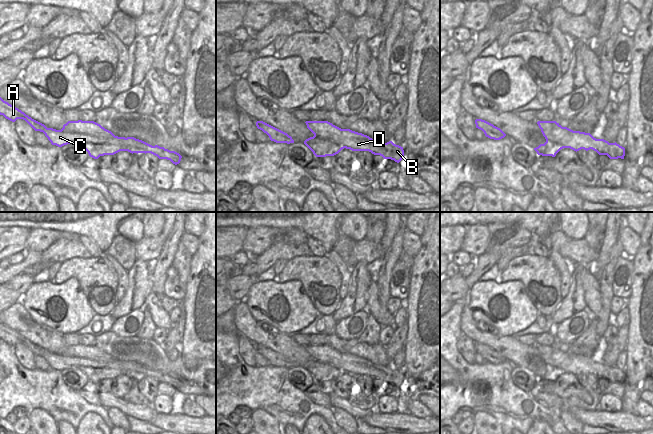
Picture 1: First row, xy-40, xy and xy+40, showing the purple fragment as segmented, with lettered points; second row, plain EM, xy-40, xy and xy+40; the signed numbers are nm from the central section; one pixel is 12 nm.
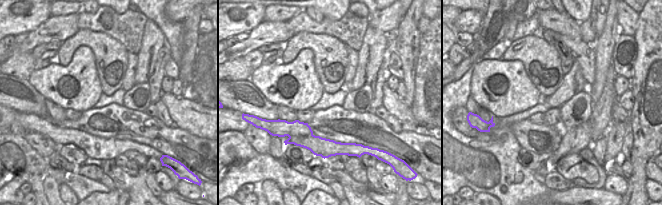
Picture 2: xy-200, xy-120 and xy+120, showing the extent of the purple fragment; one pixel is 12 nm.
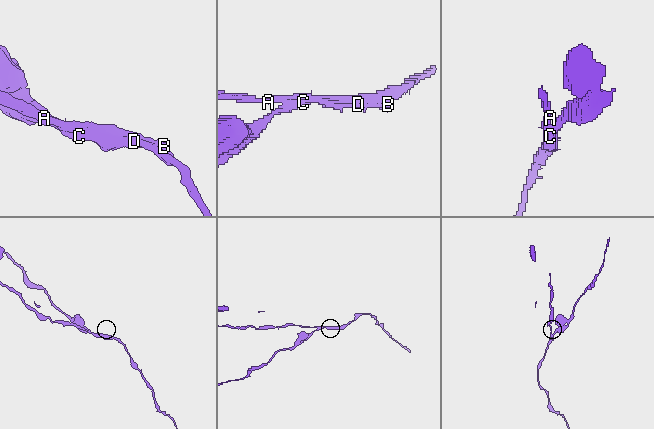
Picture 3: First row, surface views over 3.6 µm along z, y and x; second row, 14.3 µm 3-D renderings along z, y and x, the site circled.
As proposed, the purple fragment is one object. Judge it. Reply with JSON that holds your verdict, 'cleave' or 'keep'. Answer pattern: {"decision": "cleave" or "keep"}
{"decision": "cleave"}

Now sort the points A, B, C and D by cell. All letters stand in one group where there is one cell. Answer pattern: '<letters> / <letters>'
A B D / C

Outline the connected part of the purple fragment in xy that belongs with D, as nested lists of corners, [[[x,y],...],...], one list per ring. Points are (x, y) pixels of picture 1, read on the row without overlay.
[[[306,345],[305,347],[314,360],[329,364],[346,373],[369,375],[374,379],[380,379],[384,383],[391,384],[396,381],[402,384],[404,381],[403,371],[394,368],[392,365],[387,367],[377,365],[350,353],[341,353],[328,345]]]

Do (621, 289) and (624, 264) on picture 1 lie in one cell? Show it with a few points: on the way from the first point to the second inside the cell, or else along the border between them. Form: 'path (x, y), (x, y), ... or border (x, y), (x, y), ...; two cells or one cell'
path (618, 283), (622, 279), (623, 270); one cell

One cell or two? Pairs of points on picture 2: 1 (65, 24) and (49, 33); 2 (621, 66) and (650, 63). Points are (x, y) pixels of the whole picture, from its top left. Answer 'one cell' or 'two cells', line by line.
1: one cell
2: two cells

